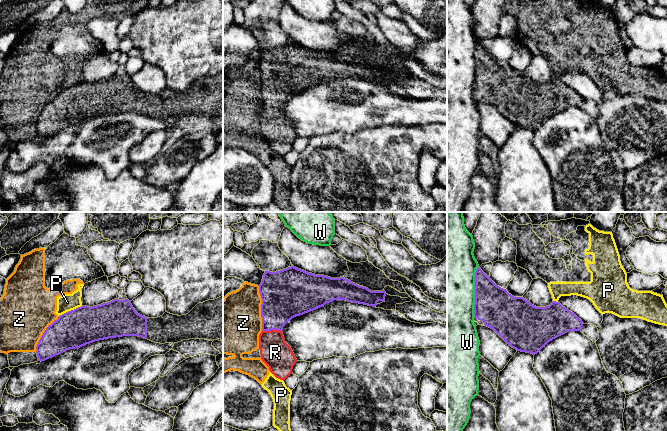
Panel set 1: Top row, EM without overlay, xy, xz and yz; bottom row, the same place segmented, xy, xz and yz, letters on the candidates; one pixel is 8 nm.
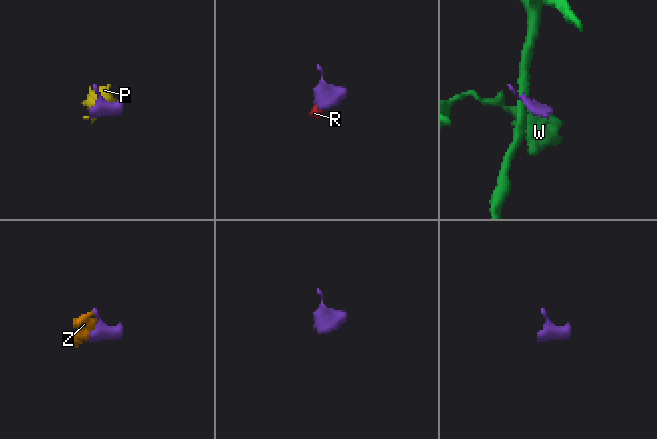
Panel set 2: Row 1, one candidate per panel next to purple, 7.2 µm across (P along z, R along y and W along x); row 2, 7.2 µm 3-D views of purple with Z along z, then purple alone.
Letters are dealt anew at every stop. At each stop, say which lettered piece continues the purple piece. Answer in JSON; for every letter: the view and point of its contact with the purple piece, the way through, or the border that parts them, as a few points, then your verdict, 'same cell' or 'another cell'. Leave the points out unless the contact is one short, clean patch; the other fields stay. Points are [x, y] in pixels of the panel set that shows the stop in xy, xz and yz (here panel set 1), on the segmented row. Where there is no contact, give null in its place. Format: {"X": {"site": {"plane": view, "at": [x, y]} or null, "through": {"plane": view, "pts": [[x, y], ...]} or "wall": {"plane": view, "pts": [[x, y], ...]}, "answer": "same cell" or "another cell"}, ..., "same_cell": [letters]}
{"P": {"site": {"plane": "xy", "at": [71, 310]}, "wall": {"plane": "xy", "pts": [[81, 305], [59, 316]]}, "answer": "another cell"}, "R": {"site": {"plane": "xz", "at": [271, 329]}, "answer": "same cell"}, "W": {"site": {"plane": "yz", "at": [475, 292]}, "answer": "another cell"}, "Z": {"site": {"plane": "xz", "at": [261, 308]}, "answer": "another cell"}, "same_cell": ["R"]}

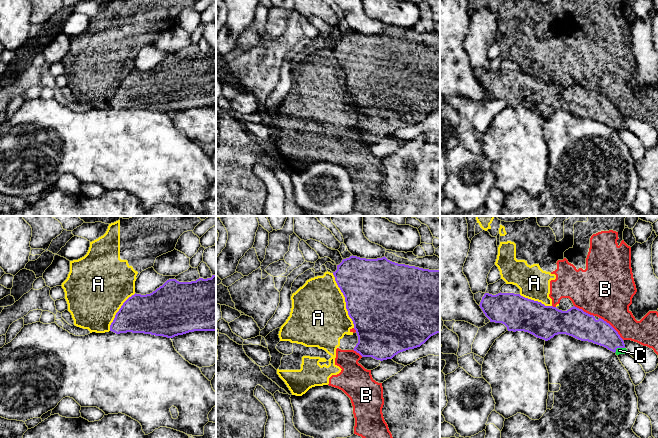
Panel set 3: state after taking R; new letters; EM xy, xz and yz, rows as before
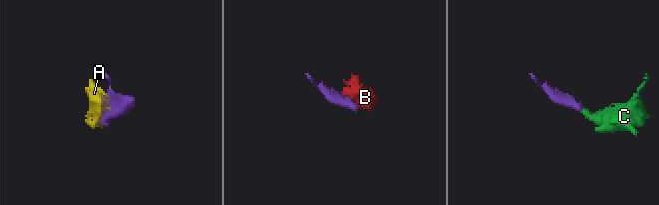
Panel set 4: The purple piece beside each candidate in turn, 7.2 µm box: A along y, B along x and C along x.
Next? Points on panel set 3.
{"A": {"site": {"plane": "xz", "at": [345, 300]}, "answer": "another cell"}, "B": {"site": {"plane": "yz", "at": [612, 327]}, "answer": "another cell"}, "C": {"site": {"plane": "yz", "at": [618, 347]}, "through": {"plane": "yz", "pts": [[599, 332], [607, 336], [618, 347], [619, 350]]}, "answer": "same cell"}, "same_cell": ["C"]}

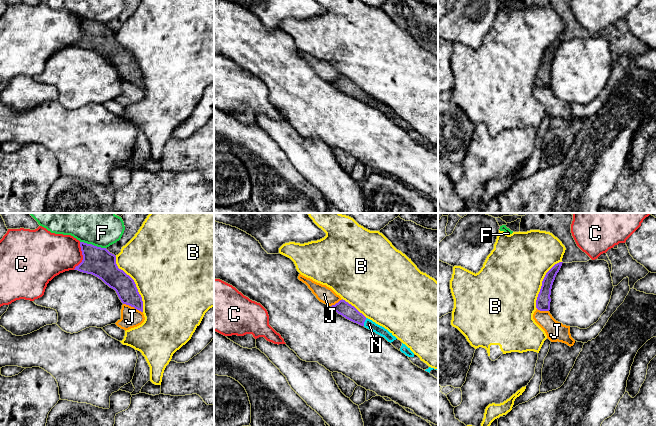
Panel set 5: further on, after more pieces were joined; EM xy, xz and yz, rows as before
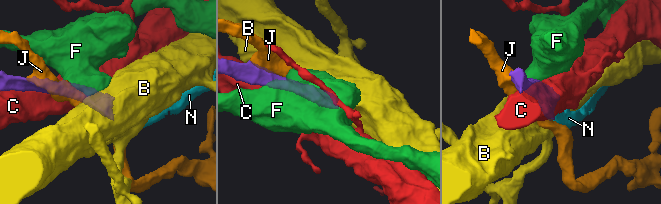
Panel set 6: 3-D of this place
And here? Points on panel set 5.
{"B": {"site": {"plane": "xy", "at": [134, 283]}, "answer": "another cell"}, "C": {"site": {"plane": "xy", "at": [83, 256]}, "answer": "another cell"}, "F": {"site": {"plane": "xy", "at": [93, 245]}, "answer": "another cell"}, "J": {"site": {"plane": "xy", "at": [133, 306]}, "answer": "another cell"}, "N": {"site": {"plane": "xz", "at": [364, 321]}, "through": {"plane": "xz", "pts": [[343, 308], [364, 321], [369, 324]]}, "answer": "same cell"}, "same_cell": ["N"]}

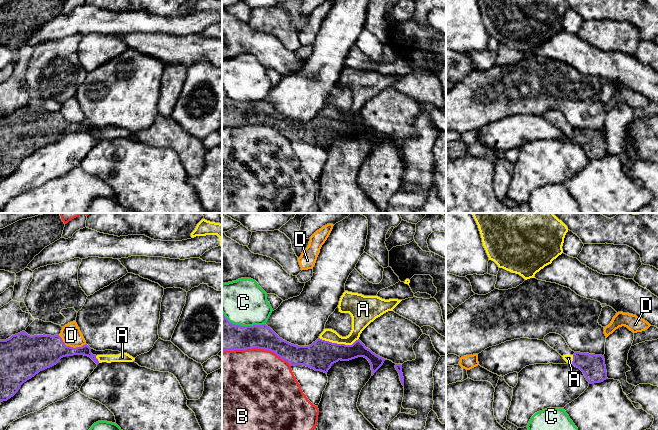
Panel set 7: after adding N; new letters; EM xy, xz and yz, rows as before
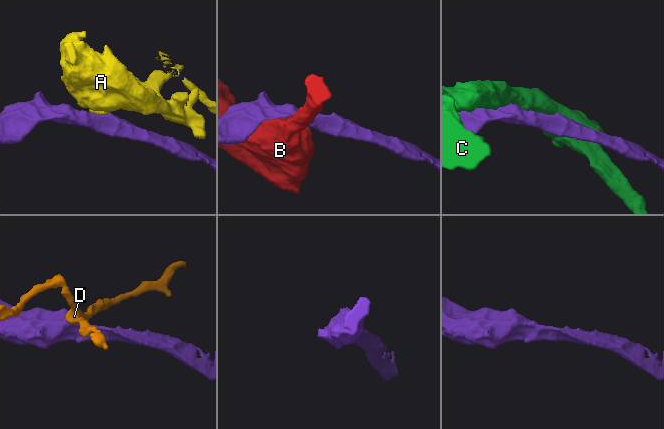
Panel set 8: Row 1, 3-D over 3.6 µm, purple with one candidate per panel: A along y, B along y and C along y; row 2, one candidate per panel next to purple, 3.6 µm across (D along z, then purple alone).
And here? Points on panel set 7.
{"A": {"site": {"plane": "xz", "at": [339, 344]}, "wall": {"plane": "xz", "pts": [[319, 337], [345, 344], [352, 344], [358, 339]]}, "answer": "another cell"}, "B": {"site": {"plane": "xz", "at": [257, 347]}, "answer": "another cell"}, "C": {"site": {"plane": "xz", "at": [242, 326]}, "answer": "another cell"}, "D": {"site": {"plane": "xy", "at": [71, 347]}, "wall": {"plane": "xy", "pts": [[58, 335], [66, 345], [81, 347], [85, 344]]}, "answer": "another cell"}, "same_cell": []}

